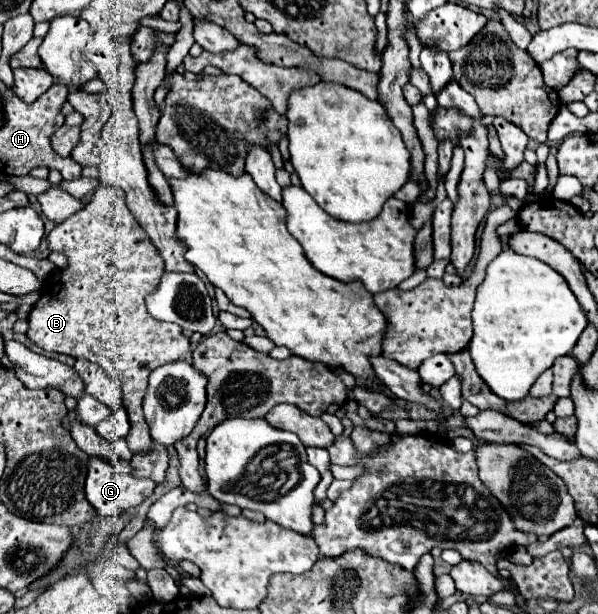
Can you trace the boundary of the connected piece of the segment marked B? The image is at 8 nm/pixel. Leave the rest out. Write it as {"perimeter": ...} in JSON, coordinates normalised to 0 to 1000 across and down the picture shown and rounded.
{"perimeter":[[[164,303],[151,322],[151,329],[110,355],[107,365],[94,365],[94,371],[77,384],[80,404],[87,410],[104,410],[114,417],[114,433],[97,440],[84,453],[74,456],[74,469],[67,472],[67,489],[57,495],[47,524],[50,534],[43,541],[47,554],[67,564],[77,573],[97,573],[120,583],[144,583],[177,603],[184,616],[194,616],[207,635],[207,661],[217,681],[217,704],[211,710],[214,730],[221,739],[247,739],[258,733],[251,717],[247,691],[237,674],[237,648],[244,642],[247,612],[261,596],[274,596],[274,590],[291,590],[318,570],[318,554],[304,544],[304,534],[284,524],[268,524],[254,518],[244,505],[244,482],[261,472],[268,453],[274,446],[274,423],[227,355],[221,355],[207,309],[187,303]]]}

